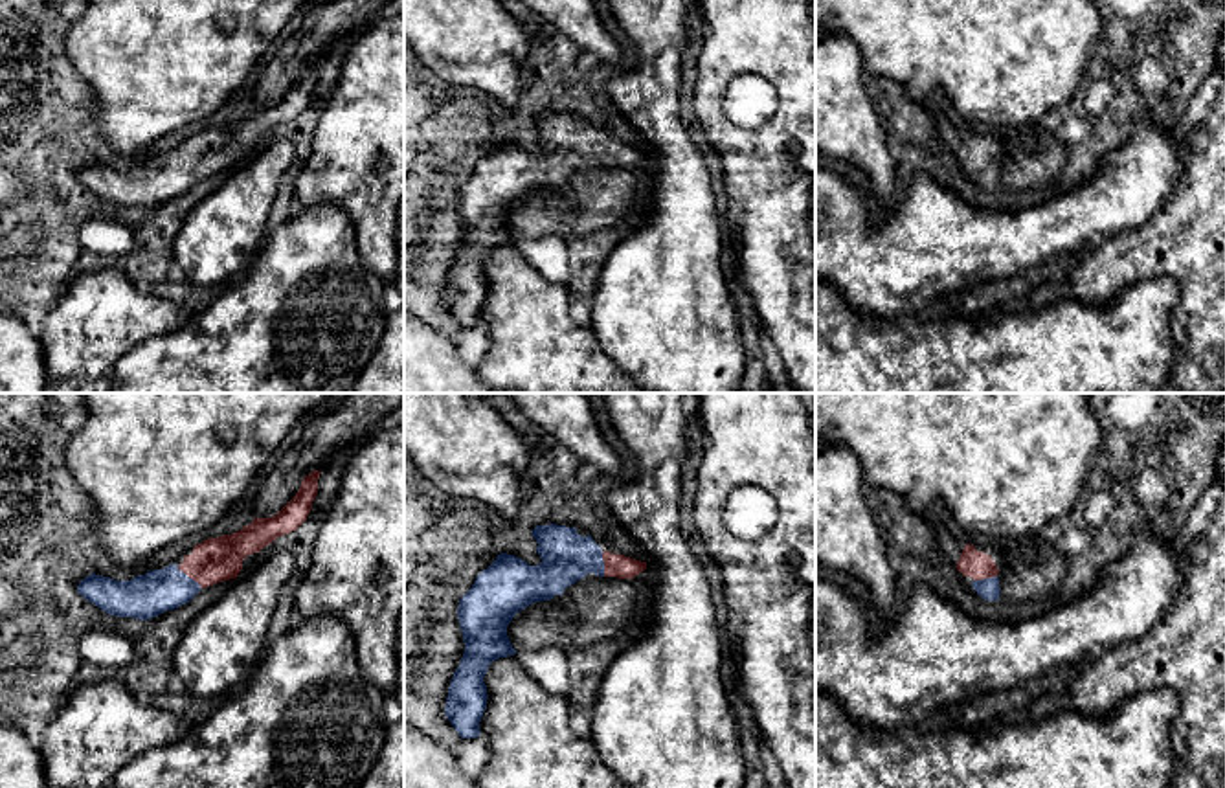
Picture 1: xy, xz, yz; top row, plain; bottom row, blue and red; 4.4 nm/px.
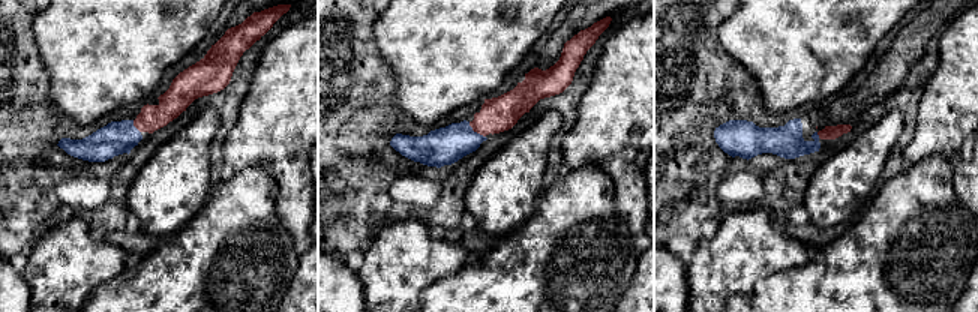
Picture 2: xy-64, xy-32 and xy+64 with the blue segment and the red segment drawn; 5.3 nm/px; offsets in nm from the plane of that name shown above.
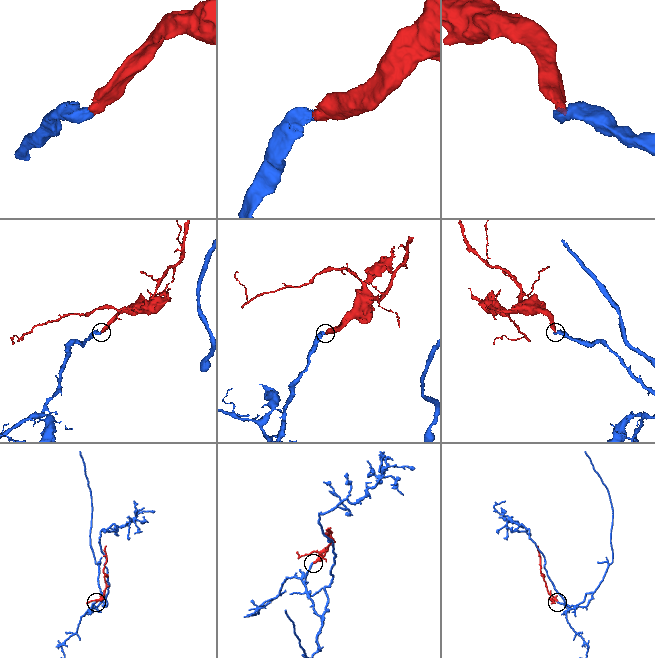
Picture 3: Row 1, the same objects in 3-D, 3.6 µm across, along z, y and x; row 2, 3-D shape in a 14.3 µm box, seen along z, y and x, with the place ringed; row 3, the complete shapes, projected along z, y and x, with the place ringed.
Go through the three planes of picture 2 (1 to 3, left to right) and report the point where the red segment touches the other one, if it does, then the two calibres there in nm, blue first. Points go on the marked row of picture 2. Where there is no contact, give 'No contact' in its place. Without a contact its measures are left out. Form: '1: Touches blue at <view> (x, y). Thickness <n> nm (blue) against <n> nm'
1: Touches blue at xy-64 (134, 126). Thickness 180 nm (blue) against 150 nm
2: Touches blue at xy-32 (476, 132). Thickness 200 nm (blue) against 190 nm
3: Touches blue at xy+64 (818, 135). Thickness 180 nm (blue) against 80 nm

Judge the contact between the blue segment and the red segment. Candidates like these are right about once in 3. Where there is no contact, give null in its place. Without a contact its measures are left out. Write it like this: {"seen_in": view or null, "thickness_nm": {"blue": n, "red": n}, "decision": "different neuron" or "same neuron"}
{"seen_in": "xy", "thickness_nm": {"blue": 190, "red": 190}, "decision": "same neuron"}

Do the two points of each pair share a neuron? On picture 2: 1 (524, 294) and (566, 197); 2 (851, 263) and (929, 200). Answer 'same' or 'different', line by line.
1: same
2: same

